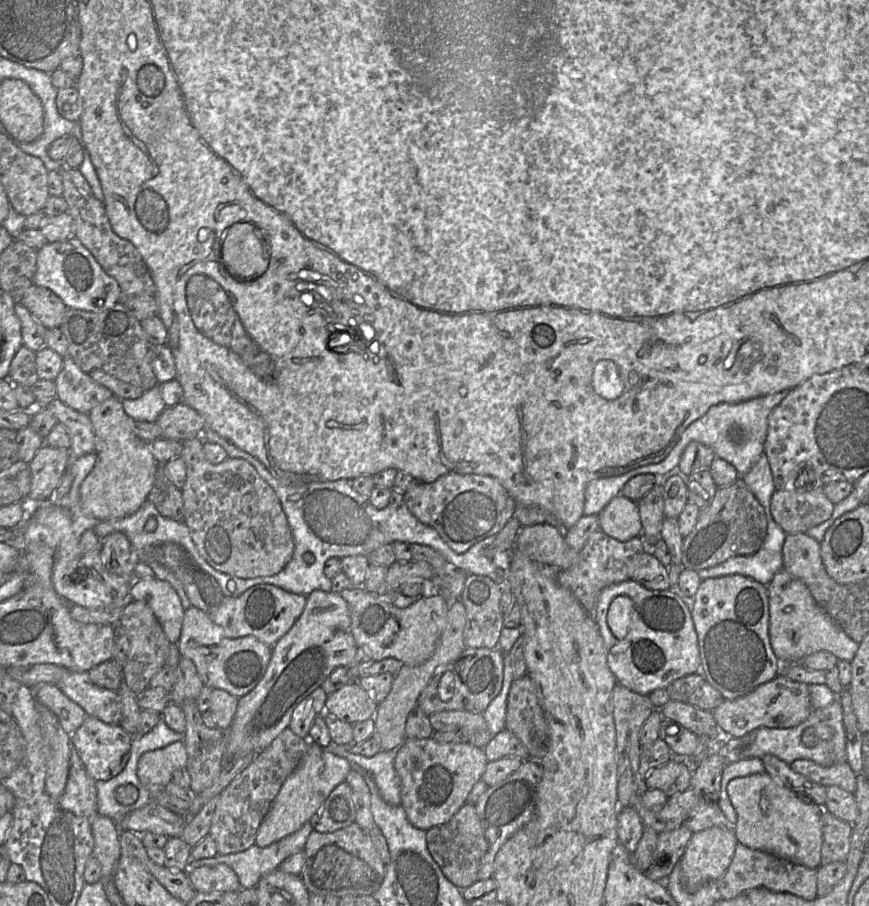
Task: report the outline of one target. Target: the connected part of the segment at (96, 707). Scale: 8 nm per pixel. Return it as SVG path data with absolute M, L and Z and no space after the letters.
M71 672L57 685L87 714L110 724L119 725L121 720L120 699L117 692L104 689L92 682L89 673Z

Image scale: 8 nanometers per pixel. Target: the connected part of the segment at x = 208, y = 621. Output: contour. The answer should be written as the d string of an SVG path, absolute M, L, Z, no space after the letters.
M195 607L185 611L177 646L180 656L195 664L204 686L224 690L238 699L256 687L272 656L272 647L255 637L227 638L210 615Z

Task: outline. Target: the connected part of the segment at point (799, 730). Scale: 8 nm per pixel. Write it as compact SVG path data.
M804 723L790 728L760 728L755 732L753 743L744 748L738 756L724 757L725 763L752 757L761 759L767 754L789 765L797 759L809 759L824 767L837 763L826 755L825 751L816 750L818 743L807 746L802 742L802 734L806 730L809 730L809 727Z

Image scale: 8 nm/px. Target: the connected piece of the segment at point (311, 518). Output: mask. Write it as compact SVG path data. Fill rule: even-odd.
M207 427L201 437L205 440L221 445L229 457L242 458L252 465L257 470L259 475L266 481L266 483L274 490L281 502L282 509L287 517L288 524L292 531L294 539L294 552L290 562L279 573L273 576L260 577L260 579L262 579L261 584L275 585L288 592L305 596L308 596L314 590L330 592L332 582L331 579L324 574L325 563L328 559L345 558L356 555L368 556L379 547L387 544L393 544L395 542L429 546L442 554L451 565L466 574L472 574L471 569L469 569L470 565L474 565L474 563L481 563L483 561L482 544L471 547L464 554L454 552L443 541L439 533L433 527L419 521L410 512L404 502L390 503L383 509L377 509L370 503L369 498L358 494L353 489L351 480L347 479L325 482L307 482L304 484L291 484L284 482L272 475L259 460L238 448L234 443L220 435L218 432Z

